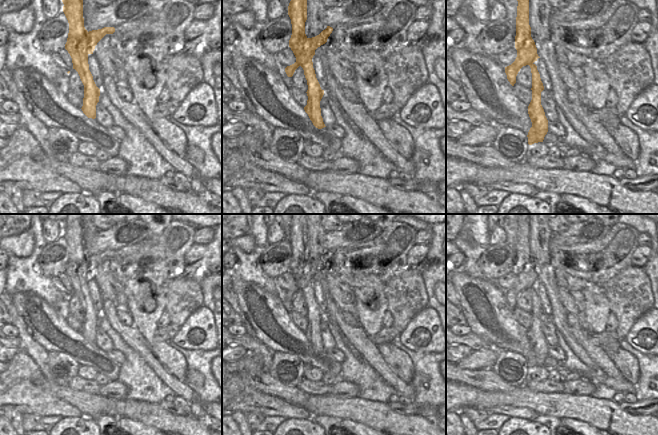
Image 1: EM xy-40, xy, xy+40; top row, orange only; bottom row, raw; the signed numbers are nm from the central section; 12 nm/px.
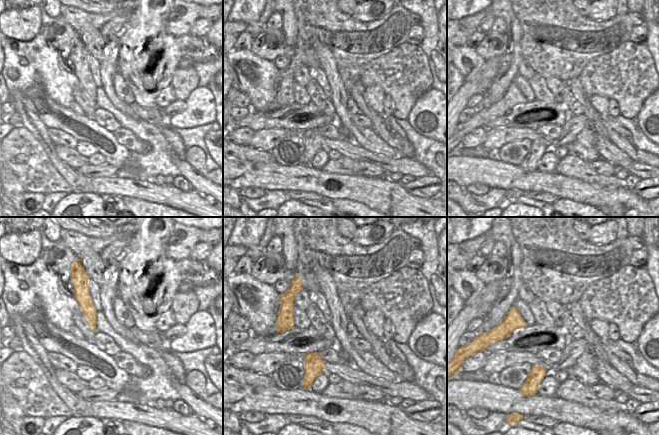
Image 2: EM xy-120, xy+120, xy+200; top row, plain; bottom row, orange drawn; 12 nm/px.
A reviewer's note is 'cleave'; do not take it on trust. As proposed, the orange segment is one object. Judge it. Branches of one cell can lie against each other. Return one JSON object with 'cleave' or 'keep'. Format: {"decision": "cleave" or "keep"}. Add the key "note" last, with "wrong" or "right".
{"decision": "cleave", "note": "right"}

